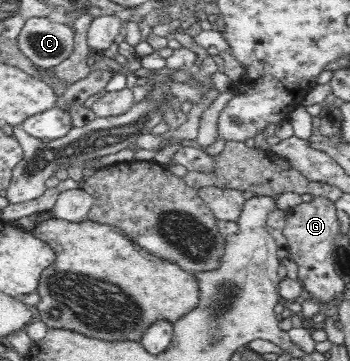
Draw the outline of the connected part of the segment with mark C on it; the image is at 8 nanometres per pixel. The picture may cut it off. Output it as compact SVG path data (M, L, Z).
M48 17L26 20L17 45L34 65L44 69L59 66L75 50L75 31L64 23L52 23Z

